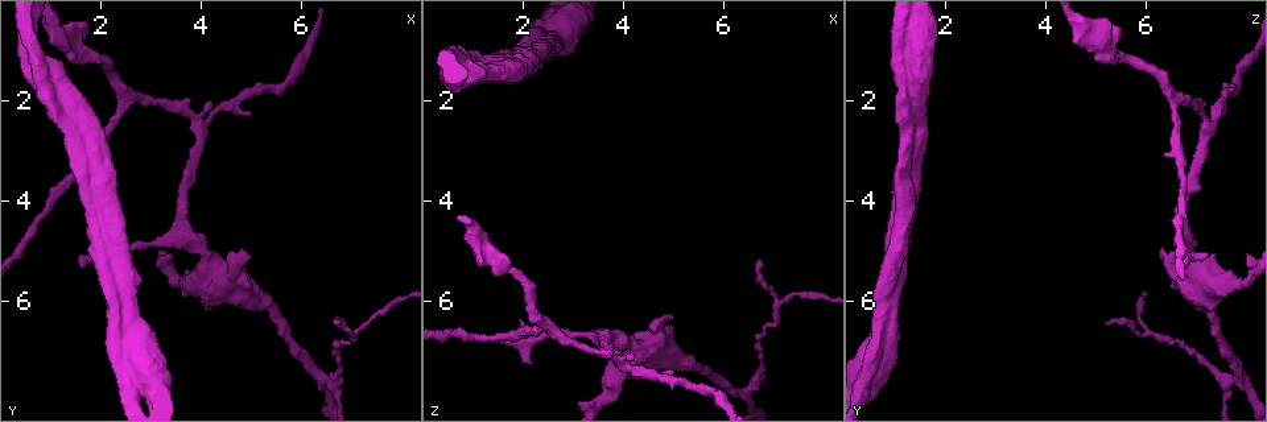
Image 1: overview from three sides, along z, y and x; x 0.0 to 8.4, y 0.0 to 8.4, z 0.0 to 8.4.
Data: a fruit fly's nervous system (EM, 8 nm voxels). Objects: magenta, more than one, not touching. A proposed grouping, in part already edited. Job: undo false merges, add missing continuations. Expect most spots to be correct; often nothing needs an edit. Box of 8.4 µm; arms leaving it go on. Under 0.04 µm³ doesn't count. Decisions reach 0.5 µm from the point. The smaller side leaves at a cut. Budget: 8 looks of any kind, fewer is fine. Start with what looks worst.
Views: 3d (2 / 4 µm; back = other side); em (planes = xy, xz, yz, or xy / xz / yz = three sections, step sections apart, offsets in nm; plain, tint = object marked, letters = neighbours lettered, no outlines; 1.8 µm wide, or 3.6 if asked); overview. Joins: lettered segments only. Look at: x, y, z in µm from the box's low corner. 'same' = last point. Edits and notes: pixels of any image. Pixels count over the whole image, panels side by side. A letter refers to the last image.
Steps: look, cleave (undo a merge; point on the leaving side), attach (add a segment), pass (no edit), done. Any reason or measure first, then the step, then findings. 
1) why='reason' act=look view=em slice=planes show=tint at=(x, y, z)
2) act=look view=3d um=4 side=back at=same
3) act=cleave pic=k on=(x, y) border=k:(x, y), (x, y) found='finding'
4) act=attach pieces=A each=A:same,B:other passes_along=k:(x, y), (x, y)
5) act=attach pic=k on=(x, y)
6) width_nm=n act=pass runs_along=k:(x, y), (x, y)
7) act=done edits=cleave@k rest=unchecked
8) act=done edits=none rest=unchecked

why='stops while still wide' act=look view=3d um=2 at=(4.95, 5.20, 6.30)

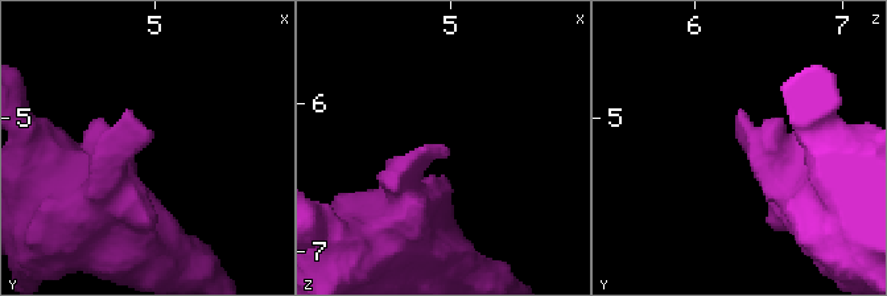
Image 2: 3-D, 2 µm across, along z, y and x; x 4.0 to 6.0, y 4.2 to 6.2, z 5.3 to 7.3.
why='shape alone is not enough' act=look view=em um=3.6 slice=yz step=8 show=letters at=(4.96, 5.16, 6.32)

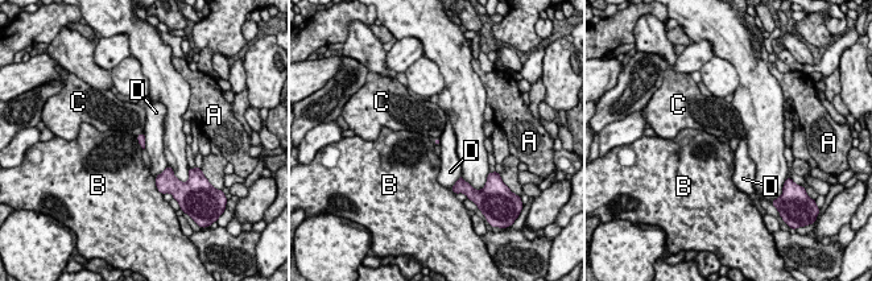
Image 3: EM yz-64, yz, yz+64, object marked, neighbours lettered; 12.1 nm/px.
act=look view=em um=3.6 slice=planes show=letters at=same

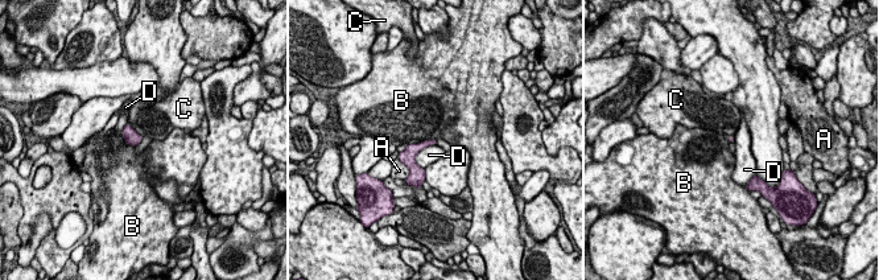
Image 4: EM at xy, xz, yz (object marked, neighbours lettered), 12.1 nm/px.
act=pass each=A:other,B:other,C:other,D:other border=4:(436, 138), (407, 145) found='none of them fits'

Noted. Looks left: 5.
why='three arms meet' act=look view=em slice=planes show=tint at=(3.95, 2.60, 7.25)

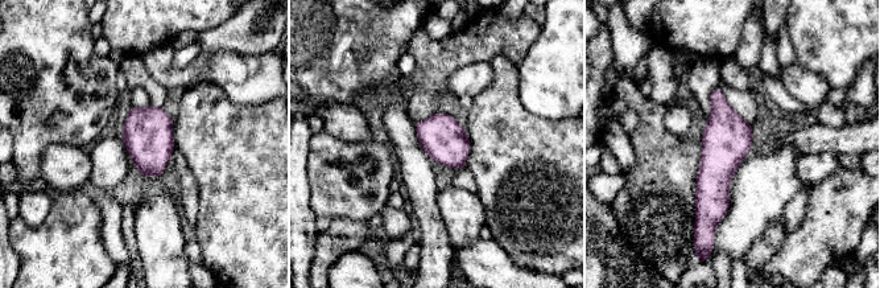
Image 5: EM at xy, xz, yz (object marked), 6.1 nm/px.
why='see the neighbours' act=look view=em slice=planes show=letters at=same

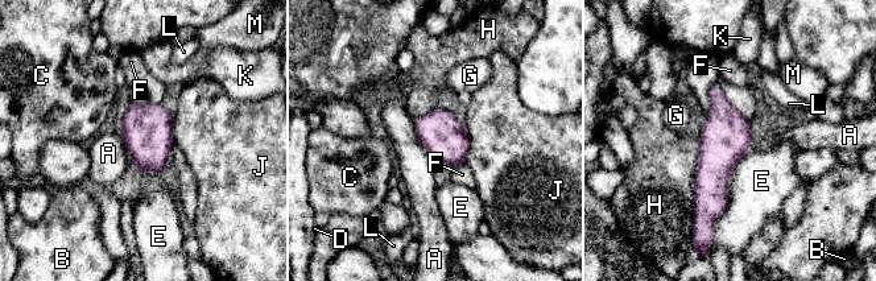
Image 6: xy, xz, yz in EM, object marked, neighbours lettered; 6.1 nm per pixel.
act=pass each=A:other,B:other,C:other,D:other,E:other,F:other,G:other,H:other,J:other,K:other,L:other,M:other found='continuous, no second neuron'

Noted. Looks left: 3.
act=look view=3d um=2 at=(6.75, 6.40, 5.10)

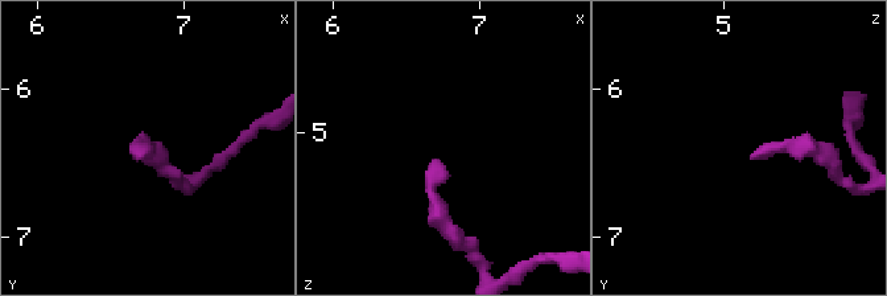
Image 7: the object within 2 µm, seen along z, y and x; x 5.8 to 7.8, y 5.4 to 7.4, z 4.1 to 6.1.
act=look view=em slice=planes show=letters at=(6.68, 6.46, 5.16)

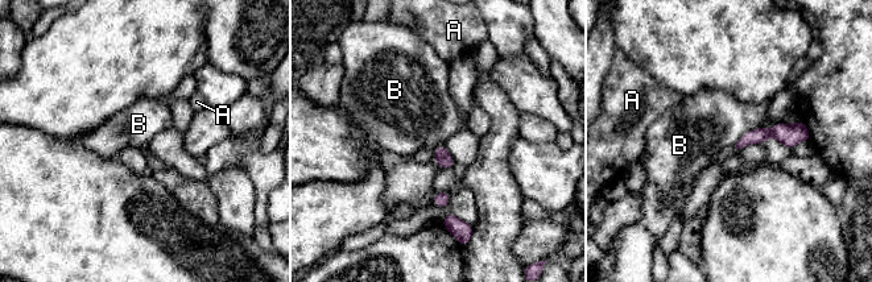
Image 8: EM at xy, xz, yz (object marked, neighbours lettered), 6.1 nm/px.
act=pass each=A:other,B:other found='none of them fits'

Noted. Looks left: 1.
why='branch stops here' act=look view=em um=3.6 slice=planes show=letters at=(1.35, 3.05, 1.05)

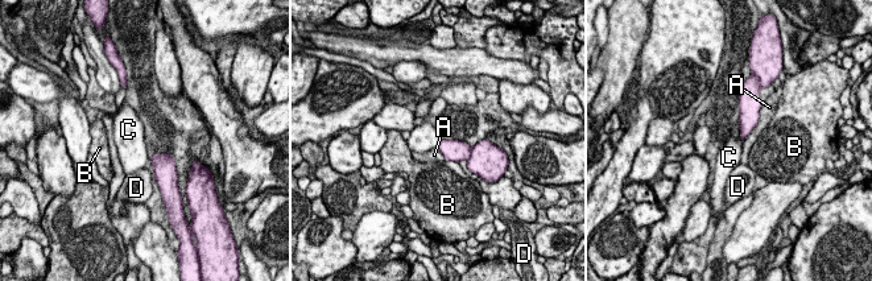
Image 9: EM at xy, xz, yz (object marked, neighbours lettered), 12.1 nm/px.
act=pass each=A:other,B:other,C:other,D:other border=9:(738, 122), (743, 140) found='no lettered segment goes on from it'

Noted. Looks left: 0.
act=done edits=none rest=unchecked

